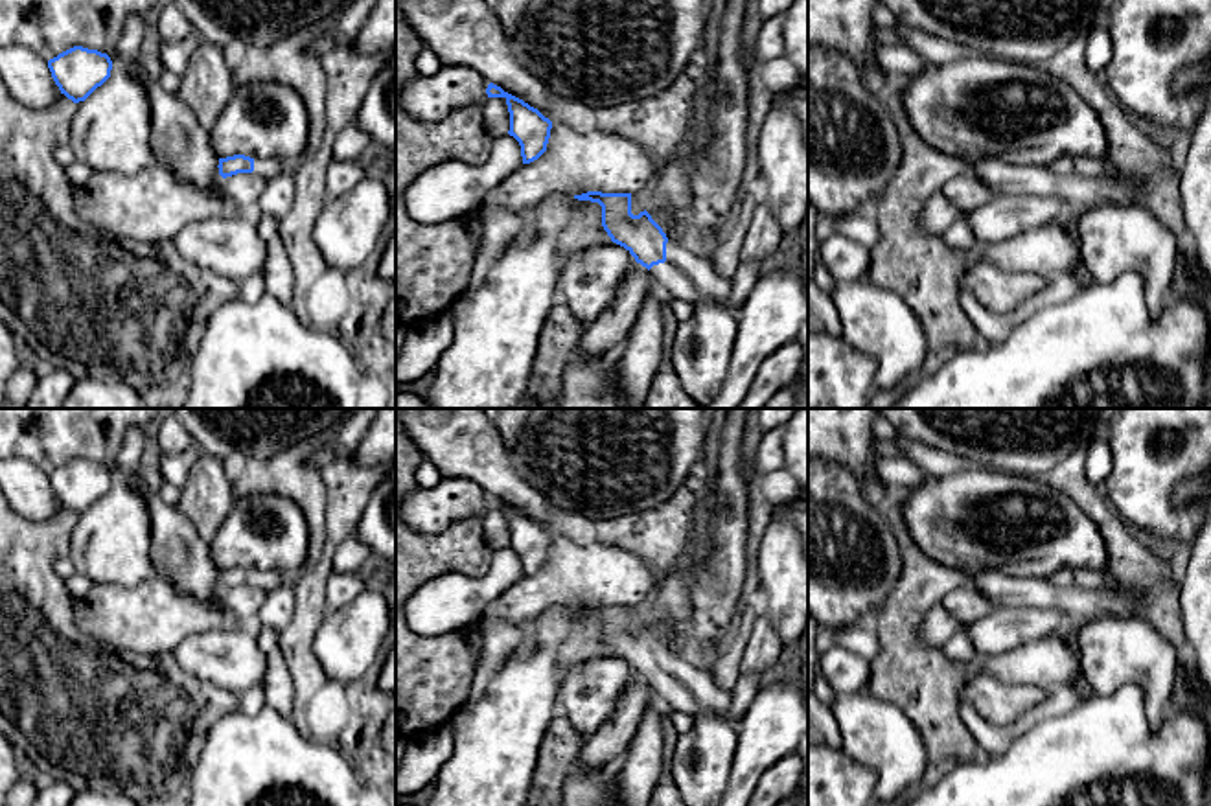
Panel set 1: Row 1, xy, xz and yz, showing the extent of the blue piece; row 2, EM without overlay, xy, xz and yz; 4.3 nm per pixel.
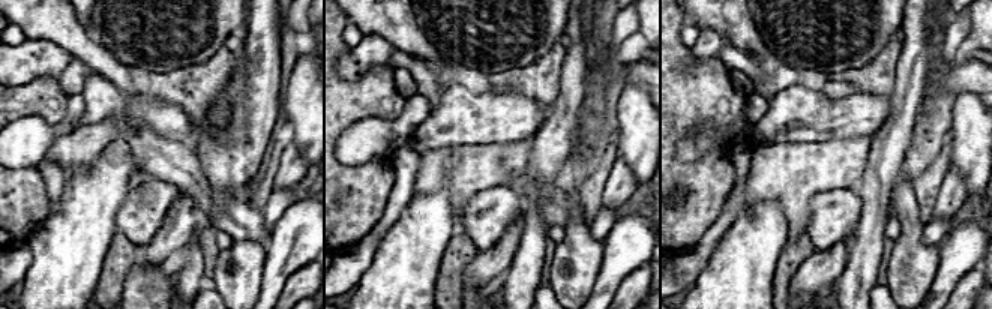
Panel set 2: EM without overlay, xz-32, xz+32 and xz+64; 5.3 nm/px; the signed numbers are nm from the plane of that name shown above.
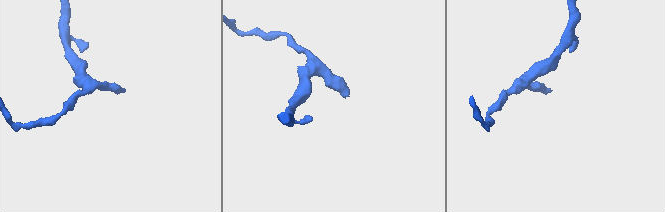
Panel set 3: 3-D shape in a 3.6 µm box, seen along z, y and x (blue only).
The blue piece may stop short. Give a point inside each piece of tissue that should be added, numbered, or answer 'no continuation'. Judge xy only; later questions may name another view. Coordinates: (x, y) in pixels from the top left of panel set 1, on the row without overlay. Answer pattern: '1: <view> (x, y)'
1: xy (265, 580)

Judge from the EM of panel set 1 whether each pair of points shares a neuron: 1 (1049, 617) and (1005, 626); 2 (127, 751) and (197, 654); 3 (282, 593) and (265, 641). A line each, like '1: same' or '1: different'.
1: same
2: different
3: different

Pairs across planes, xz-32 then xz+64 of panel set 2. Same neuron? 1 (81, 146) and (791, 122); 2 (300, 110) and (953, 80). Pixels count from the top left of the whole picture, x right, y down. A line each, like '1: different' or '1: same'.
1: same
2: different

